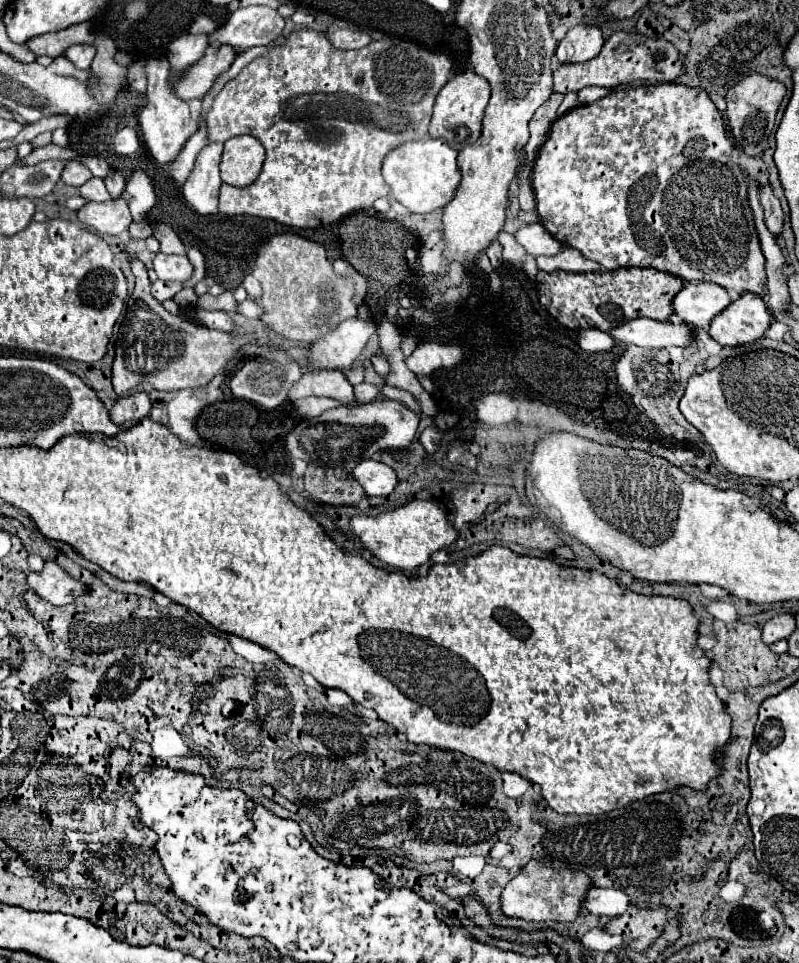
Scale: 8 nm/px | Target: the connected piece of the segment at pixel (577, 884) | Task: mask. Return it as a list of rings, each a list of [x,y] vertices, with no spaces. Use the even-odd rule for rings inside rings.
[[[531,859],[517,877],[513,877],[501,895],[501,909],[509,917],[521,917],[527,921],[575,921],[583,909],[587,891],[593,887],[591,877],[583,871],[571,869],[549,869],[539,861]]]

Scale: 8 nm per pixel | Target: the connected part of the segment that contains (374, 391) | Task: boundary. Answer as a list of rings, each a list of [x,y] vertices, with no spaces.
[[[359,383],[353,389],[355,389],[357,401],[361,401],[361,403],[369,403],[369,401],[377,399],[377,395],[379,395],[379,389],[373,387],[373,385],[369,385],[369,383]]]

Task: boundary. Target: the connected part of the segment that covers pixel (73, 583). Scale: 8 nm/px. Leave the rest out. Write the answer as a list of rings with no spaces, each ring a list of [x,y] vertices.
[[[45,561],[43,571],[27,575],[29,587],[53,605],[67,605],[87,591],[87,585],[69,575],[55,561]]]

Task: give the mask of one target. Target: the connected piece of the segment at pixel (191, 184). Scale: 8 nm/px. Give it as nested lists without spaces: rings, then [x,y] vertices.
[[[211,143],[197,157],[197,165],[183,185],[183,199],[197,215],[215,215],[217,213],[217,195],[219,195],[219,159],[223,143]]]

